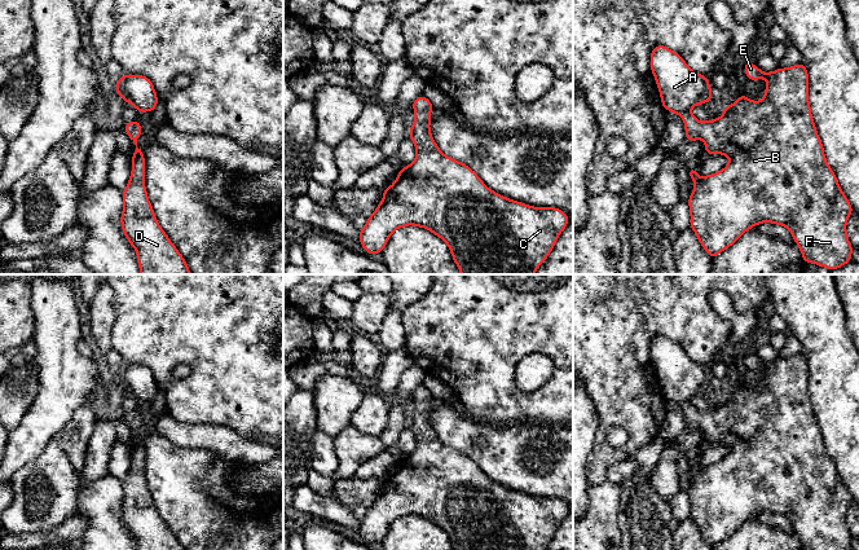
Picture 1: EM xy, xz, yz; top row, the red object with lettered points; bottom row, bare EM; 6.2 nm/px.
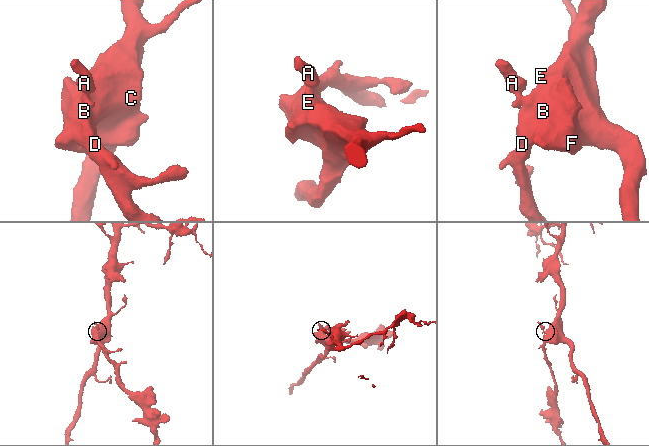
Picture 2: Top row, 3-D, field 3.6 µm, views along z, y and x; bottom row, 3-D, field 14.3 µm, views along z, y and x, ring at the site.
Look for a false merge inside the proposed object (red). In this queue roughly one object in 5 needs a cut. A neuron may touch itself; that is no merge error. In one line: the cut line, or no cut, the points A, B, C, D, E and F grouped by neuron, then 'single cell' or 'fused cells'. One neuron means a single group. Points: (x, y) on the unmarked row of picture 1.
no cut | A B C D E F | single cell

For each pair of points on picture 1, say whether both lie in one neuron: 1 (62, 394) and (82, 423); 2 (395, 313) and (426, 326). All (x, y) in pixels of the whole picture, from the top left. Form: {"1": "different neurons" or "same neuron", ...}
{"1": "different neurons", "2": "different neurons"}

